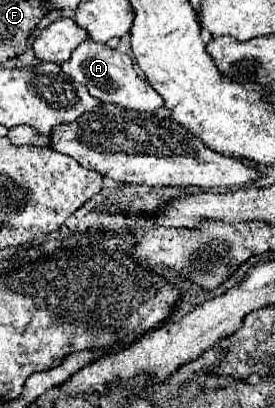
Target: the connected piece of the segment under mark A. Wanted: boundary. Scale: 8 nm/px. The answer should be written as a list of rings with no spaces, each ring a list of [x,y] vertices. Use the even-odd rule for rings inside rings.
[[[87,39],[85,43],[81,43],[71,57],[61,65],[63,73],[69,75],[73,81],[83,83],[89,93],[97,99],[101,99],[103,103],[115,103],[123,109],[131,109],[131,111],[141,111],[141,113],[151,113],[155,115],[161,107],[163,107],[163,99],[161,95],[145,81],[137,75],[137,71],[133,69],[133,61],[129,55],[123,55],[115,49],[109,49],[107,45],[95,43],[93,39]]]

